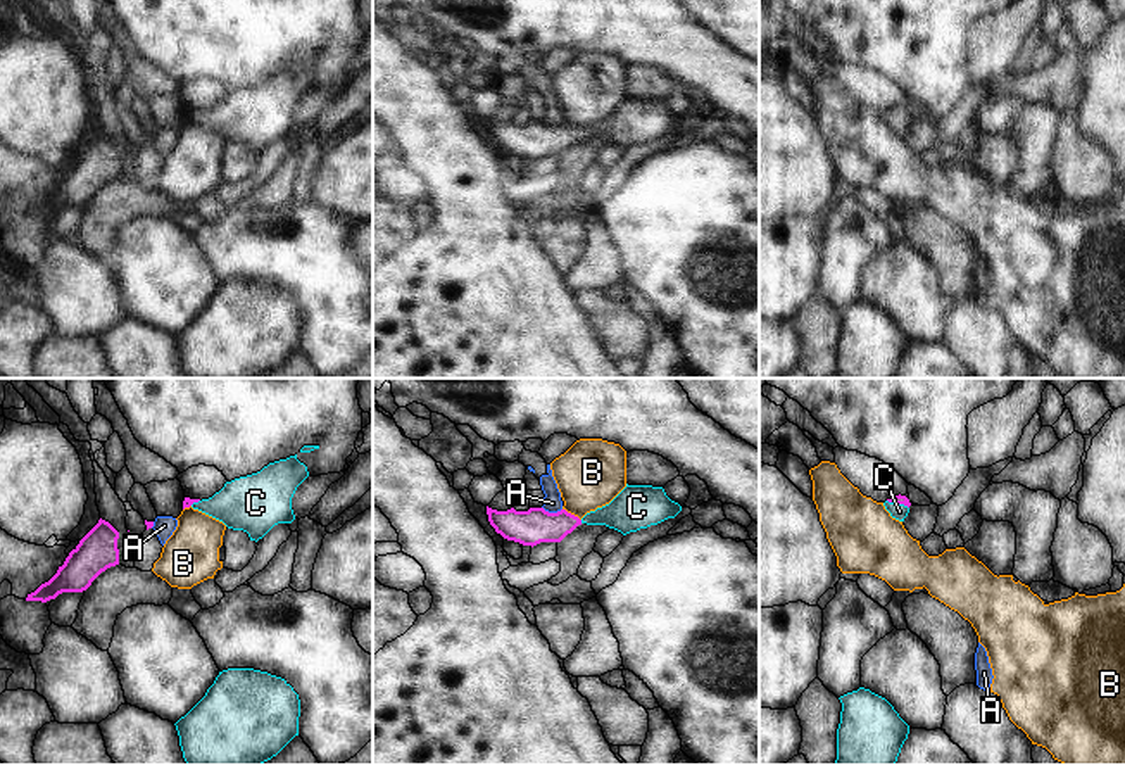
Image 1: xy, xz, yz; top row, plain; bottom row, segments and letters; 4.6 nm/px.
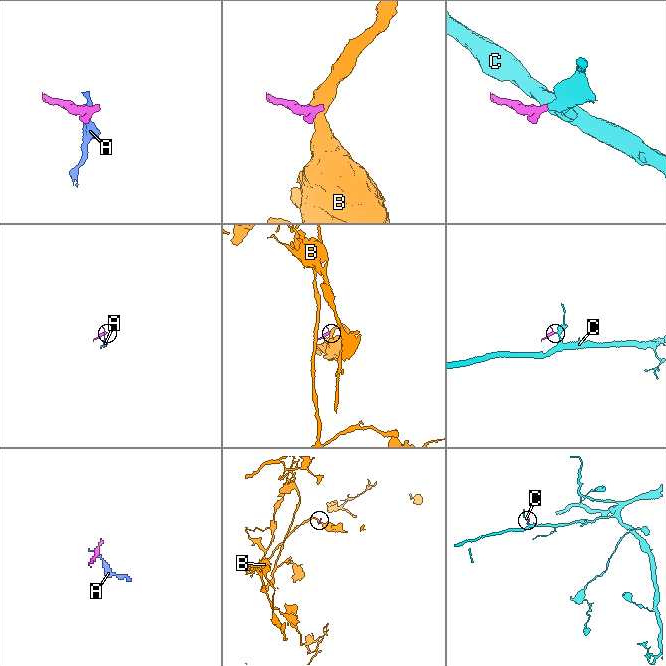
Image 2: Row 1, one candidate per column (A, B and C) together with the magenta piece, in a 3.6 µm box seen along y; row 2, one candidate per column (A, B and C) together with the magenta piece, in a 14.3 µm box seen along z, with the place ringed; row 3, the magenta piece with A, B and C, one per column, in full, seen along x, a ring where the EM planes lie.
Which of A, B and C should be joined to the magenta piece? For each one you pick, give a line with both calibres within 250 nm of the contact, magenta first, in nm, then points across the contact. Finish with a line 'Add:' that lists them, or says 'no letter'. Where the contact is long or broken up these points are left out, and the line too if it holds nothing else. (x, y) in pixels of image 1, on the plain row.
C: 50/80 nm | across yz (898, 113), (898, 116), (899, 125)
Add: C

